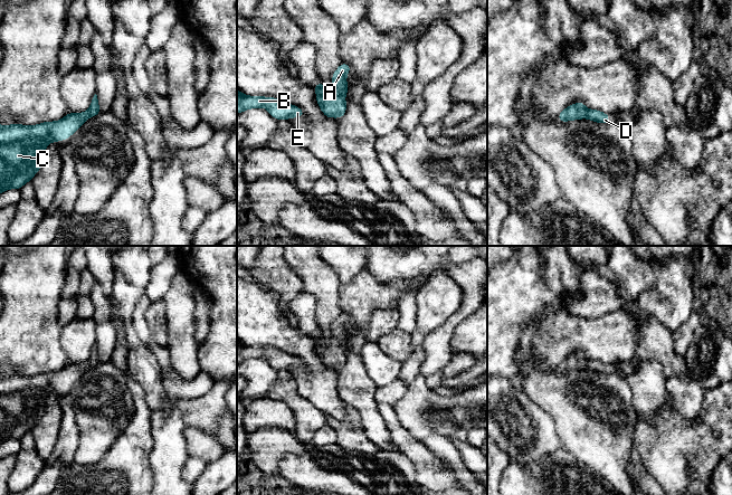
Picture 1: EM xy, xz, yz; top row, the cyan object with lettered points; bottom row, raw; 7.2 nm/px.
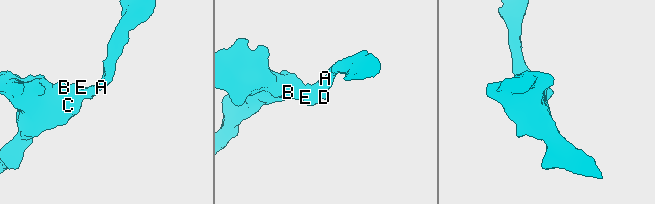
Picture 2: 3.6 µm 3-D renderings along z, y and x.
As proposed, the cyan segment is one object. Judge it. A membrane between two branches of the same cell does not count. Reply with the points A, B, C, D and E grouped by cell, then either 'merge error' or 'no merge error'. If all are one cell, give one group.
A B C D E; no merge error

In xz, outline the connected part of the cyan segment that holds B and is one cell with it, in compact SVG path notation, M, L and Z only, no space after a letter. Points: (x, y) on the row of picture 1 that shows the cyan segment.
M237 89L237 114L257 107L266 107L269 114L278 121L305 115L303 110L284 101L274 97L246 96Z

